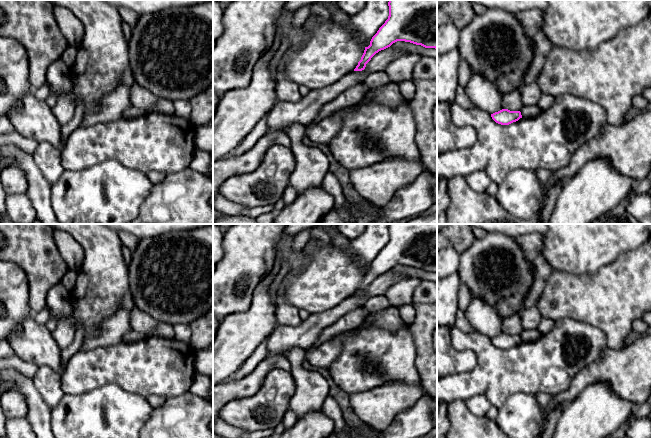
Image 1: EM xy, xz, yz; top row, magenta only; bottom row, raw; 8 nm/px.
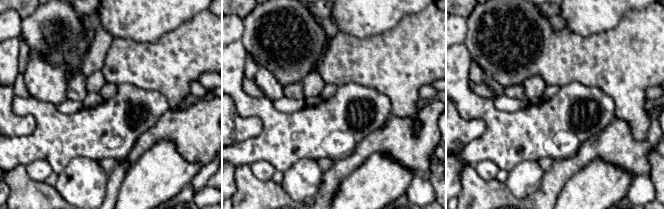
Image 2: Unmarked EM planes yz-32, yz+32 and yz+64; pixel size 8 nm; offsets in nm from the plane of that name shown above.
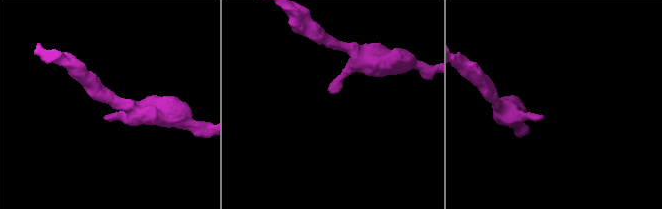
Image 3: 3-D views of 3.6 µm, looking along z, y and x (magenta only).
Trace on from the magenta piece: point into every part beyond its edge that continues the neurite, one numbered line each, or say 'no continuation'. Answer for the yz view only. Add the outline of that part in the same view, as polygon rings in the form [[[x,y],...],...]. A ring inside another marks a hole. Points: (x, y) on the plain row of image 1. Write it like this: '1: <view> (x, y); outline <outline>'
no continuation

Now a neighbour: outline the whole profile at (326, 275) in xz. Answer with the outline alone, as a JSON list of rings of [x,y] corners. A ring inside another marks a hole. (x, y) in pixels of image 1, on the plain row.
[[[283,232],[275,245],[276,258],[273,271],[278,272],[284,263],[288,265],[287,274],[297,271],[284,291],[284,298],[288,304],[309,313],[326,312],[356,292],[365,271],[354,263],[347,252],[336,248],[331,242],[322,244],[315,239],[309,239],[301,250],[293,251],[294,238],[287,237]]]

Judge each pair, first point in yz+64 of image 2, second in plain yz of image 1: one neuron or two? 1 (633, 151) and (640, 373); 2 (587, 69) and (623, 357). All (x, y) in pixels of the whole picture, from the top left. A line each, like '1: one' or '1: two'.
1: one
2: two

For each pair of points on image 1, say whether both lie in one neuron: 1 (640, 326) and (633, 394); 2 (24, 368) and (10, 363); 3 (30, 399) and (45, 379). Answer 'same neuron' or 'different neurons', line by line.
1: different neurons
2: same neuron
3: different neurons

